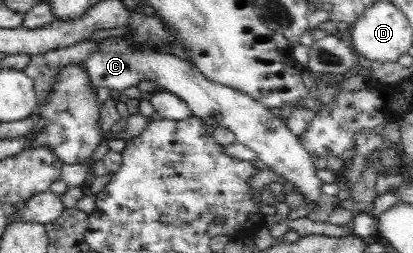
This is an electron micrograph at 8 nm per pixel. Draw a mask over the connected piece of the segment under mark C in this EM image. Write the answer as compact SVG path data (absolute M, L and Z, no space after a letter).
M120 38L101 40L99 48L88 56L84 68L88 72L88 80L94 92L100 88L124 92L142 79L153 79L162 91L173 93L186 102L193 117L204 121L205 125L230 129L235 139L256 153L260 161L264 161L278 175L282 175L285 181L295 185L293 191L299 191L305 197L305 203L316 205L317 201L321 204L324 198L320 191L322 182L316 177L317 169L312 165L312 158L298 136L288 129L287 123L280 116L276 117L272 110L268 110L263 103L252 99L246 93L229 85L210 81L198 68L174 54L136 48Z

